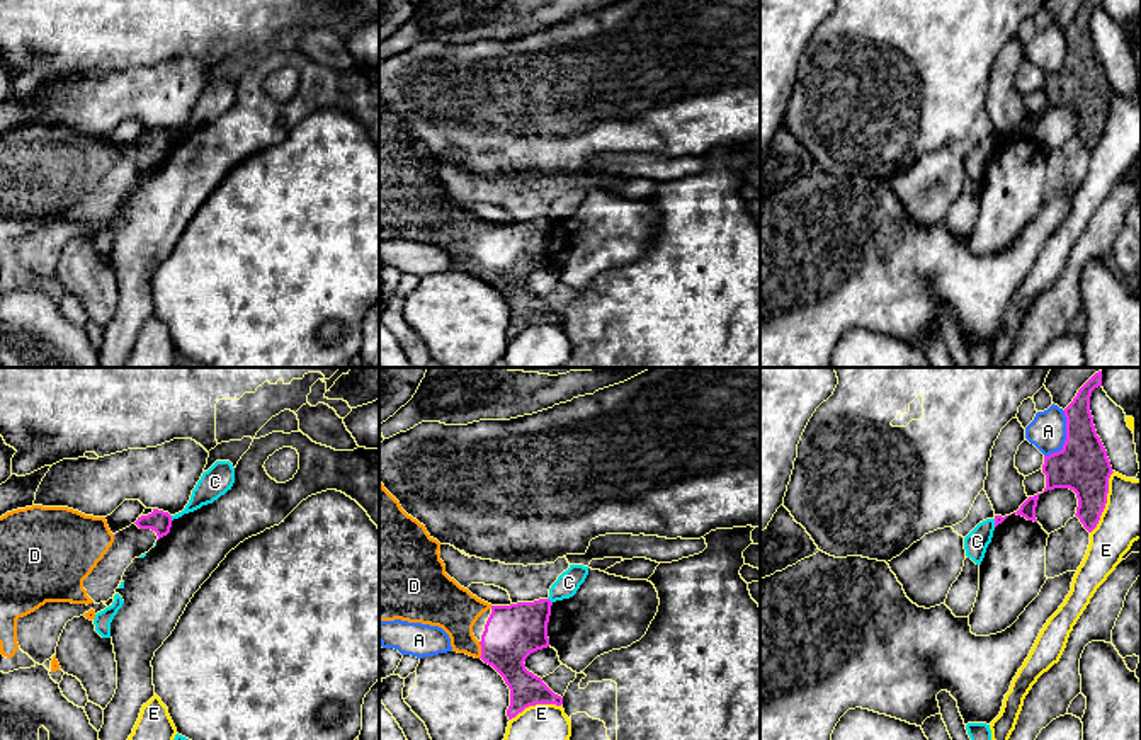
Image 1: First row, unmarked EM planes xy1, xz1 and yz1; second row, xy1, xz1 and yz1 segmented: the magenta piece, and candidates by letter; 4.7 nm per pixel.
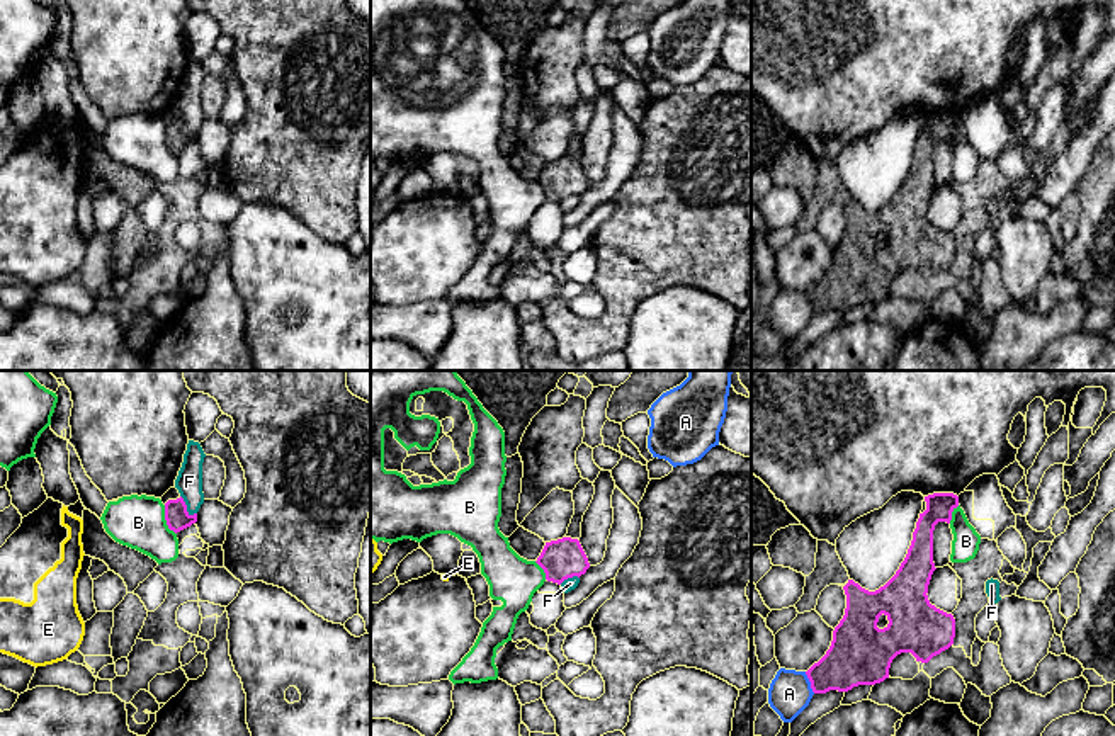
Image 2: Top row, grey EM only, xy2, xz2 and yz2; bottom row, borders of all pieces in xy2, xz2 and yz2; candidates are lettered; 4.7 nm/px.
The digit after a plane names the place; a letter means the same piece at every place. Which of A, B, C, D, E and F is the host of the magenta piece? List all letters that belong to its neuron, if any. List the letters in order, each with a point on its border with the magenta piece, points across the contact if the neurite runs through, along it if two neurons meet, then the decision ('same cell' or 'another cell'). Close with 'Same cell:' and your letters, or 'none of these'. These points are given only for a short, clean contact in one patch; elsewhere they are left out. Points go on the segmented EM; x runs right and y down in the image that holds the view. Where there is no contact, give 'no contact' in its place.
A: contact yz1 (1067, 438); another cell
B: contact xy2 (165, 519); border xy2 (164, 505), (165, 524), (175, 534); another cell
C: contact xy1 (170, 518); border xy1 (170, 516), (172, 519); another cell
D: contact xz1 (482, 650); way xz1 (514, 631), (497, 648), (482, 650), (459, 631), (453, 608); same cell
E: contact yz1 (1106, 502); another cell
F: contact xy2 (186, 507); border xy2 (181, 495), (186, 509), (196, 514); another cell
Same cell: D

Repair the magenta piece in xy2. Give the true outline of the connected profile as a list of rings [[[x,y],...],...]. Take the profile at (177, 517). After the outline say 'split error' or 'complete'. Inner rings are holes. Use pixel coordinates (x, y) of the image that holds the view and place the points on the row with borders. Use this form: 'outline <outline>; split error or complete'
outline [[[177,498],[177,500],[168,500],[165,503],[165,520],[170,530],[173,530],[175,534],[190,527],[192,524],[197,522],[197,513],[190,515],[187,512],[187,505],[184,501],[184,498]]]; complete

